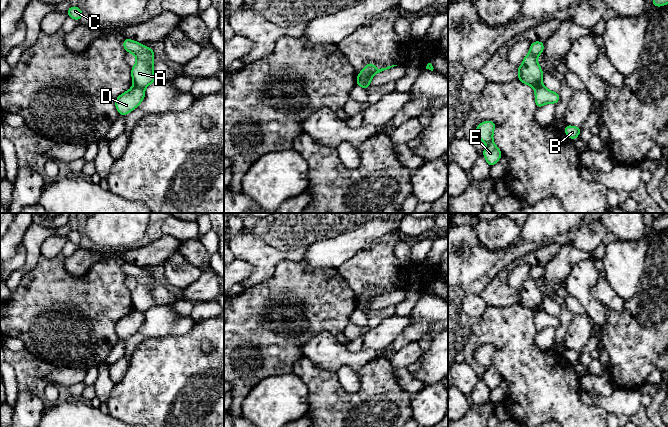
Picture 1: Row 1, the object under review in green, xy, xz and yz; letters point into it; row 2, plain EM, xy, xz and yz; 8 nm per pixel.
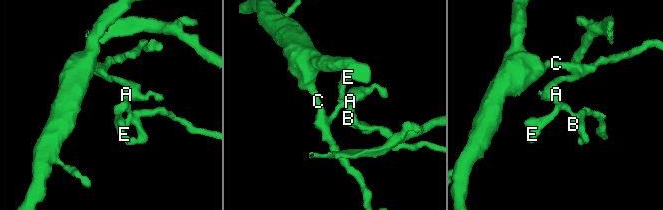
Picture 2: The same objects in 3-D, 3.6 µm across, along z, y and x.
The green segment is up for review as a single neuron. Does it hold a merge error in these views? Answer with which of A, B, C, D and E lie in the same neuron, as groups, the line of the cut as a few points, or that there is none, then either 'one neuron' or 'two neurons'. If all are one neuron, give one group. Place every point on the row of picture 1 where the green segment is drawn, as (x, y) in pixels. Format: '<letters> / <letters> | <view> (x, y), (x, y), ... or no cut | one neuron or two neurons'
A C / B D E | xz (357, 76), (368, 85) | two neurons

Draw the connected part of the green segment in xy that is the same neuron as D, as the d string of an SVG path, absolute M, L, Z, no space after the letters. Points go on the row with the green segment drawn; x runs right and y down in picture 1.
M133 85L131 89L117 97L115 107L120 115L126 116L139 106L144 97L144 89Z

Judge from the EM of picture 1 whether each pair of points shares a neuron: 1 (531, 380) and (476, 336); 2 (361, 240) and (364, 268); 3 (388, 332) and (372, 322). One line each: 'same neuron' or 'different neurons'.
1: same neuron
2: different neurons
3: different neurons

